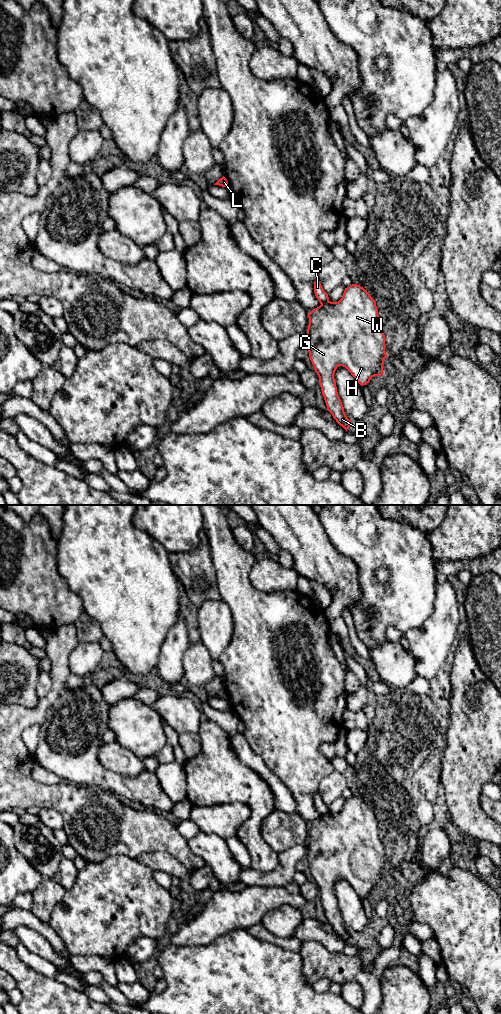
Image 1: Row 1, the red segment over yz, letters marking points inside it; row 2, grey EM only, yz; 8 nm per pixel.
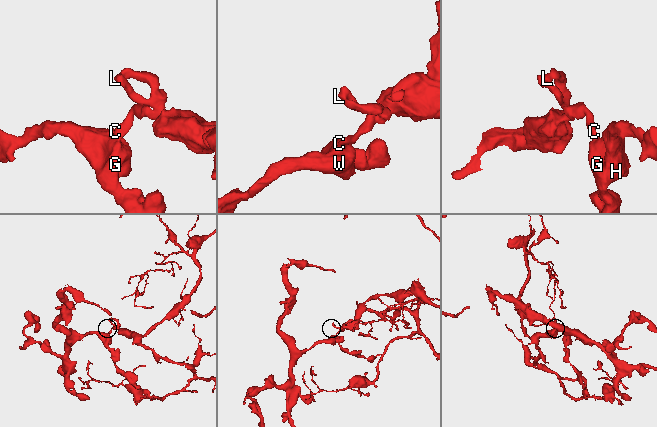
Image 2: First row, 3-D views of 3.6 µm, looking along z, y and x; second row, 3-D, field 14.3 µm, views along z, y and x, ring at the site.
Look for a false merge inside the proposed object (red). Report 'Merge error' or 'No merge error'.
Merge error

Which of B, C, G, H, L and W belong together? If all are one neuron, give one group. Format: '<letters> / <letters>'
B G H W / C L

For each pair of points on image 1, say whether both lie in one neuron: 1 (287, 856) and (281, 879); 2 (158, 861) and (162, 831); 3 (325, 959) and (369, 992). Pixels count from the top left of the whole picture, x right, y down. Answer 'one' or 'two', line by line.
1: one
2: two
3: one

